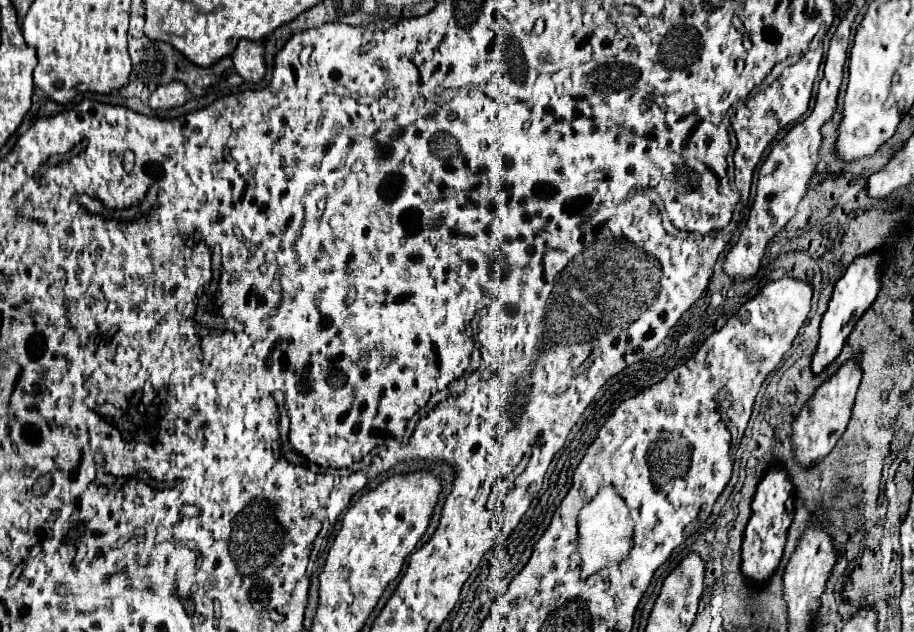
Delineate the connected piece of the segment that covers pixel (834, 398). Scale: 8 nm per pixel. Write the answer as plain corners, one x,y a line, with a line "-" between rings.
848,359
842,363
842,367
830,379
826,379
816,389
812,399
802,407
800,415
796,417
796,421
792,425
792,429
794,429
794,437
792,437
794,451
796,451
796,457
802,465
812,465
814,461
826,457
834,449
836,441
840,439
840,435
844,433
844,429
848,425
860,379
862,379
862,369
860,369
858,361

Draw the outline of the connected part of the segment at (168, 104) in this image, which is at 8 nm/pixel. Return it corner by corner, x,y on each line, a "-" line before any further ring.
172,81
166,85
160,85
152,95
150,95
150,107
152,109
172,109
184,105
188,99
188,87
180,81

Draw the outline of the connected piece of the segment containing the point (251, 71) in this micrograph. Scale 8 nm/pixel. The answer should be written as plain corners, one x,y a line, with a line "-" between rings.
242,39
232,53
232,61
238,75
244,81
252,81
252,83
262,81
266,73
266,65
264,65
264,45
260,41

